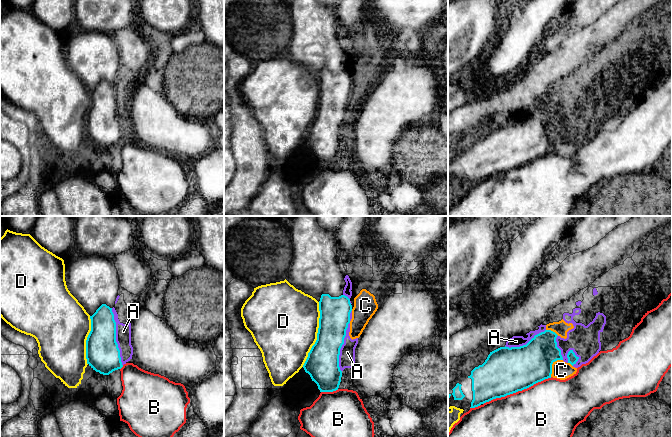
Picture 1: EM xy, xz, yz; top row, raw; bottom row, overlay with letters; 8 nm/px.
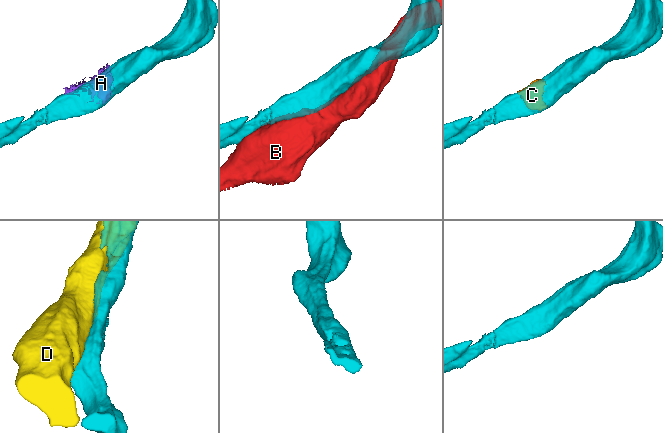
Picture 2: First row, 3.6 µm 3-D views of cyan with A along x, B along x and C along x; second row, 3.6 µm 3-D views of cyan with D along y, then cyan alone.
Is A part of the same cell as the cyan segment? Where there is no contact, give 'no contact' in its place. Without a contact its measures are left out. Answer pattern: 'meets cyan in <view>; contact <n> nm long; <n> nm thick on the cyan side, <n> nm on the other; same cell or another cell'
meets cyan in xy; contact 480 nm long; 280 nm thick on the cyan side, 130 nm on the other; another cell

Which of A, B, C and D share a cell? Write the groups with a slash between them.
A C / B / D

